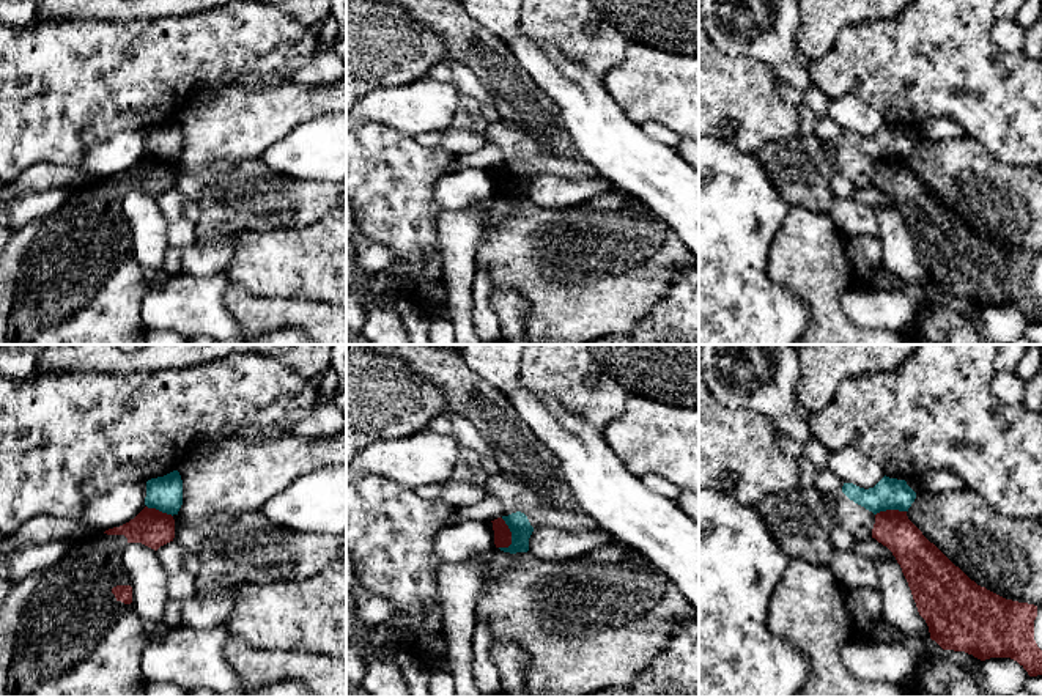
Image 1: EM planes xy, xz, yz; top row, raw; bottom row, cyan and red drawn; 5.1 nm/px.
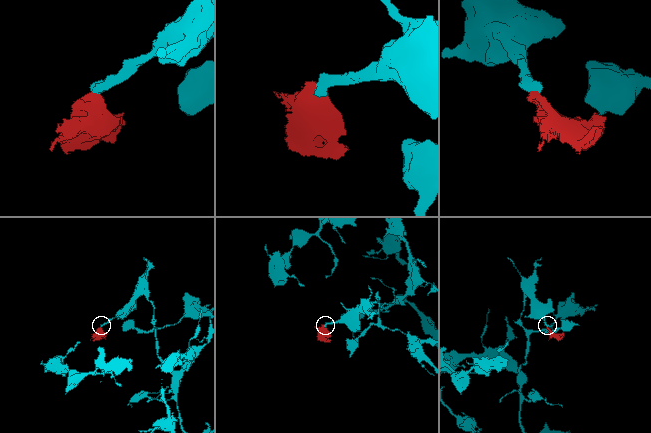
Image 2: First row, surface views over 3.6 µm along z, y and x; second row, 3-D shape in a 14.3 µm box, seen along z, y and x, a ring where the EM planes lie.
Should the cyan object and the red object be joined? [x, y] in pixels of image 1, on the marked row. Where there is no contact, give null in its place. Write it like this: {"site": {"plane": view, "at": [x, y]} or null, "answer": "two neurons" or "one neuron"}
{"site": {"plane": "xz", "at": [512, 534]}, "answer": "two neurons"}

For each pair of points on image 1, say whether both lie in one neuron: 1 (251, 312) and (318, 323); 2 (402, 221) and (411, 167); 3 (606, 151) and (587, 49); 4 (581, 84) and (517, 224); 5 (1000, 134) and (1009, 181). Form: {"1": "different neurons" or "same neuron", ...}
{"1": "same neuron", "2": "same neuron", "3": "different neurons", "4": "different neurons", "5": "different neurons"}

